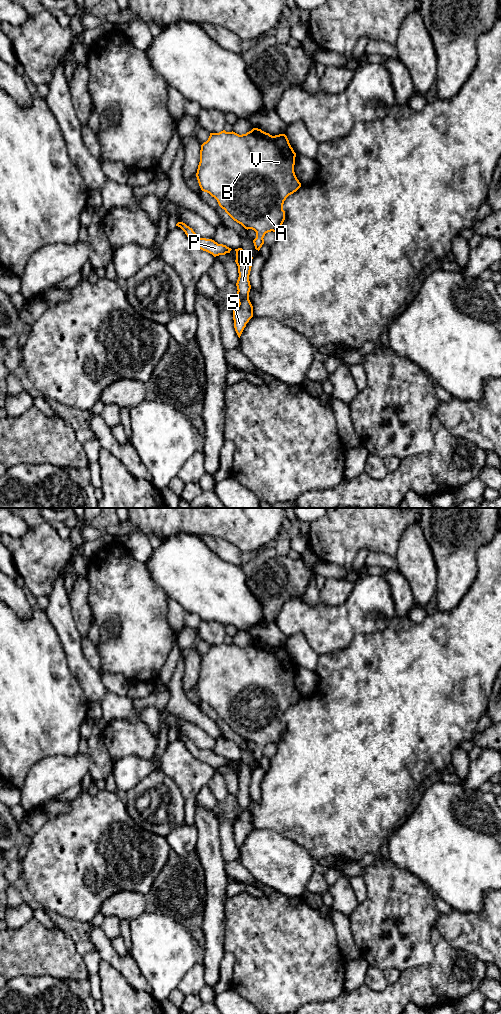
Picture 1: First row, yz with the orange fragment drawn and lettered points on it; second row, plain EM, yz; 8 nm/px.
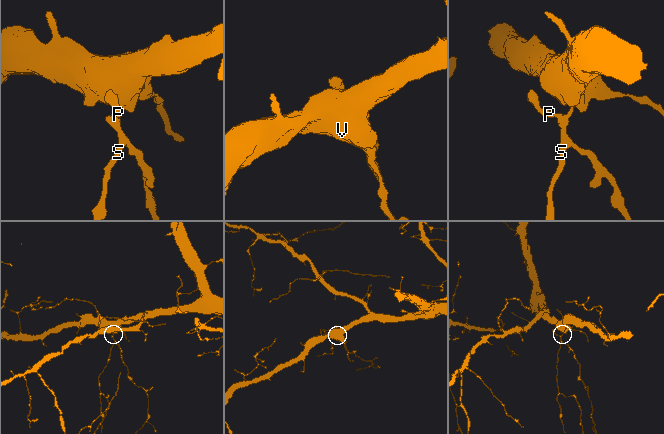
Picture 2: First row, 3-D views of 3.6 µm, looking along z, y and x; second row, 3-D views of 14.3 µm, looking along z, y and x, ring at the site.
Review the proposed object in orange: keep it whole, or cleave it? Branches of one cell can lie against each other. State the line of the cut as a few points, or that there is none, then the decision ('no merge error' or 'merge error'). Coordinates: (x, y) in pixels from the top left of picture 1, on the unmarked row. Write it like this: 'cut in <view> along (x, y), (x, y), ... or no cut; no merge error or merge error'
no cut; no merge error

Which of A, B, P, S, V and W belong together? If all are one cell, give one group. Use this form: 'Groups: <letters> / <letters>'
Groups: A B P S V W

